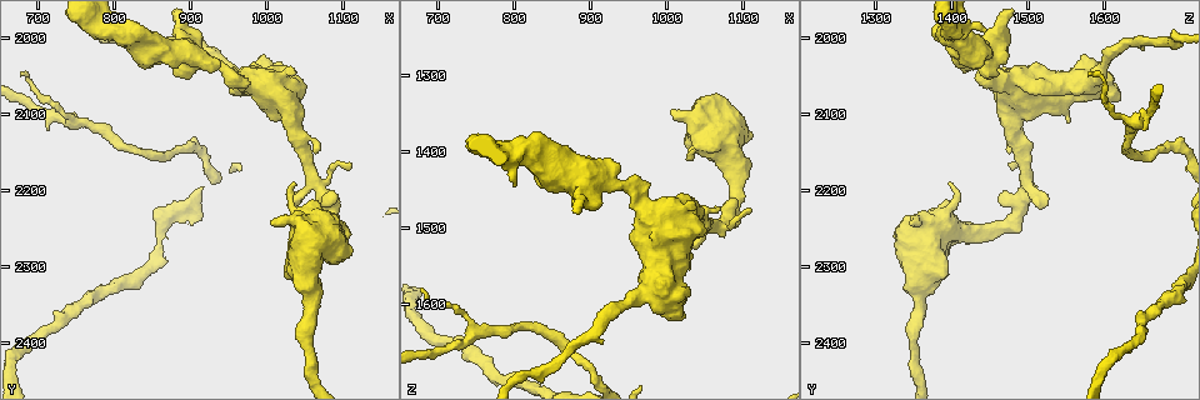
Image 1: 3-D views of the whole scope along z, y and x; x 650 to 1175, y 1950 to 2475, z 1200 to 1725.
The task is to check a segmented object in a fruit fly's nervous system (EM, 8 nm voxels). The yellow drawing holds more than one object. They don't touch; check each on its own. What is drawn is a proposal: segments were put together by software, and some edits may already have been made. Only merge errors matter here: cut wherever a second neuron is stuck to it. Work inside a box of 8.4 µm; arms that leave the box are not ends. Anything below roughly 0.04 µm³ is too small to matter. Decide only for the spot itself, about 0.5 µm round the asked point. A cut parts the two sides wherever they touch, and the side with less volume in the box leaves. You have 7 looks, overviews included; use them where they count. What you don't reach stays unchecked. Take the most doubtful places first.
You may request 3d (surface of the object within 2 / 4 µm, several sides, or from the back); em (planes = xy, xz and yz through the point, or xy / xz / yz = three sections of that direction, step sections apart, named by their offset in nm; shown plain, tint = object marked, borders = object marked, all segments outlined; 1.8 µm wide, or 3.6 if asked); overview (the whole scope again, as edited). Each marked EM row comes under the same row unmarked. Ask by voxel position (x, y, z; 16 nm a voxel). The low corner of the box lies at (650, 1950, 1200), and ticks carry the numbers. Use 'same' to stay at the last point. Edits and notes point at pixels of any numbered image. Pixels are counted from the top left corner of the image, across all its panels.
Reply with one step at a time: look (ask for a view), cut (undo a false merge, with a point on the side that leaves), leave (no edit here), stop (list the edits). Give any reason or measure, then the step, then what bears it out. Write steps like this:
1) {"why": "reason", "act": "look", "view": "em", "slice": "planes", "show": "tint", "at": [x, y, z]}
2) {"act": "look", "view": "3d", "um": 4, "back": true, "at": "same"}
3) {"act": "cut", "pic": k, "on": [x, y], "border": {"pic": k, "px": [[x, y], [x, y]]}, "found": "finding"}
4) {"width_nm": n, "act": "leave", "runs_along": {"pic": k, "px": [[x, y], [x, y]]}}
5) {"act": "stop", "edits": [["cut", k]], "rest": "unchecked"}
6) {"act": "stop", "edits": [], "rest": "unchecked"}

{"why": "sudden change in width", "act": "look", "view": "em", "um": 3.6, "slice": "planes", "show": "tint", "at": [1055, 2315, 1360]}

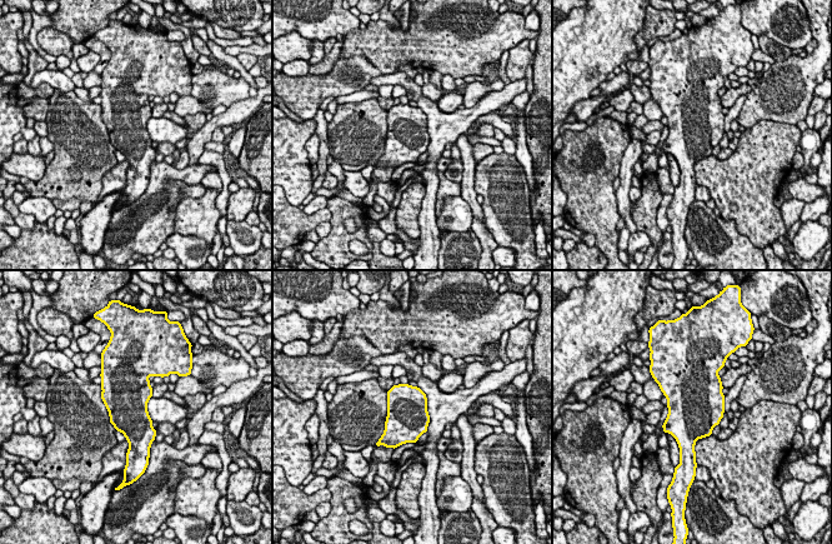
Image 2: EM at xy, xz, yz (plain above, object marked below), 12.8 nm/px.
{"act": "leave", "found": "all the same neuron"}

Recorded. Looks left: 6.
{"why": "sudden change in width", "act": "look", "view": "3d", "um": 4, "back": true, "at": [975, 2055, 1590]}

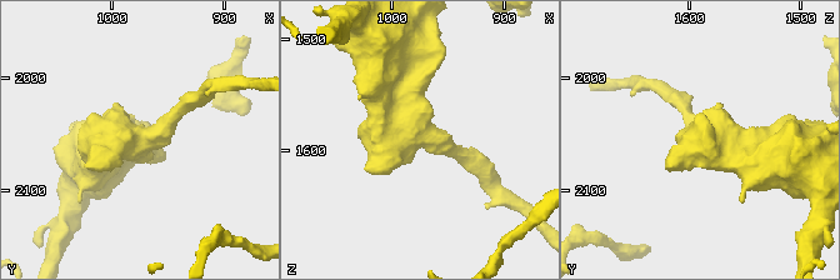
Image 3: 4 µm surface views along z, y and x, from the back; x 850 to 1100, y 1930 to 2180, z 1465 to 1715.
{"why": "need the tissue", "act": "look", "view": "em", "um": 3.6, "slice": "planes", "show": "tint", "at": [972, 2056, 1584]}

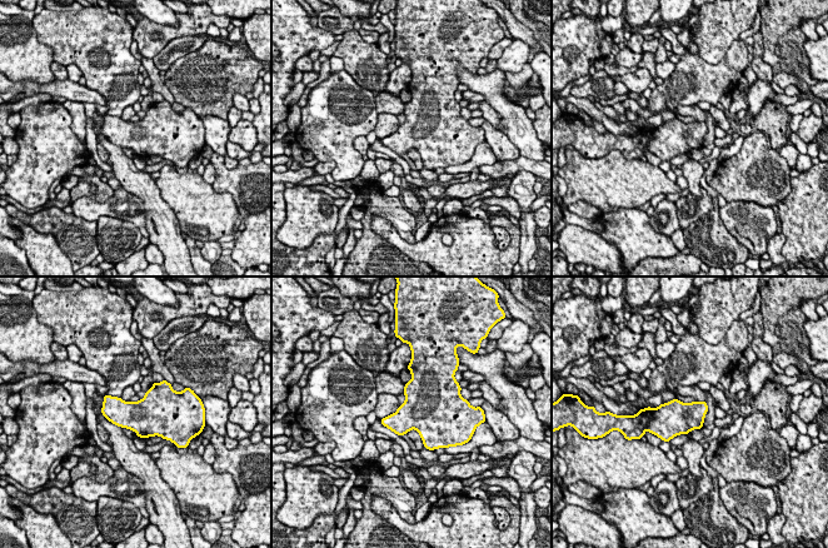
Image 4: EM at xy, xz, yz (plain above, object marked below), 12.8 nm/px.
{"width_nm": 400, "act": "leave", "found": "all the same neuron"}

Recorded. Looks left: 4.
{"why": "thick turns thin", "act": "look", "view": "em", "um": 3.6, "slice": "planes", "show": "borders", "at": [970, 2060, 1460]}

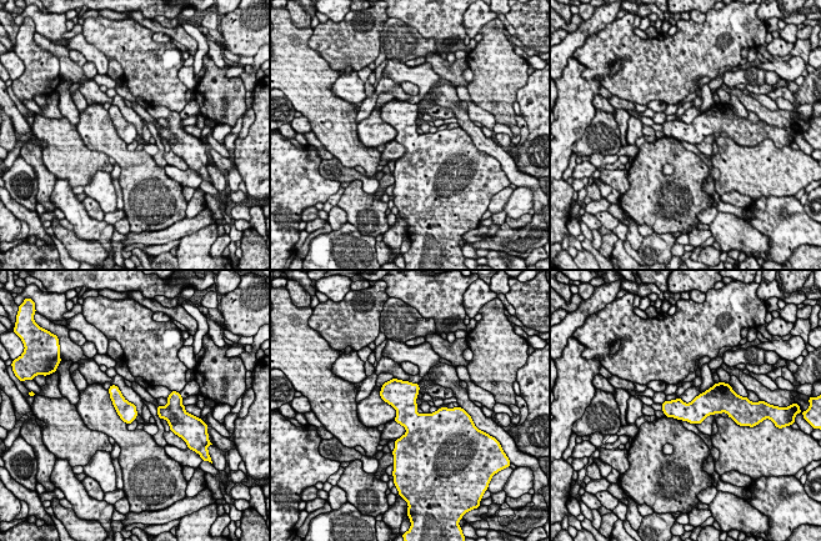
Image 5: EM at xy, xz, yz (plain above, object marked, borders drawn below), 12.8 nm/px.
{"act": "leave", "found": "one neuron here"}

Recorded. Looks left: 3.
{"act": "stop", "edits": [], "rest": "unchecked"}

